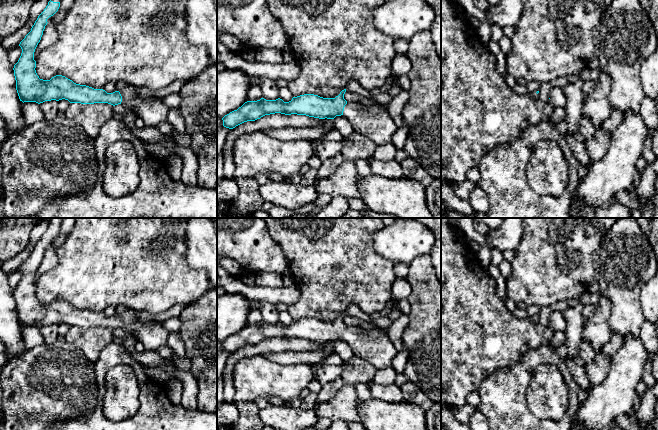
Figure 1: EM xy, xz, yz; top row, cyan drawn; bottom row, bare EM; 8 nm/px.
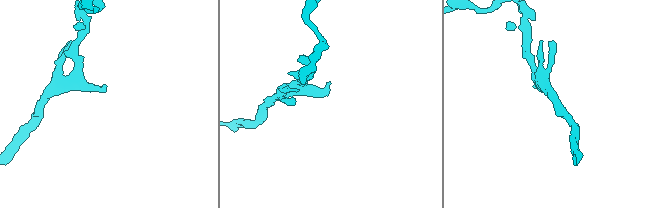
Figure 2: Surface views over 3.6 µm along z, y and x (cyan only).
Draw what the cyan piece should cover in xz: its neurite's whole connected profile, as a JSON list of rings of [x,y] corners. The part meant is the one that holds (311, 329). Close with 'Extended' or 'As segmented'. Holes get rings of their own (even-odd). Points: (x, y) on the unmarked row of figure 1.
[[[346,313],[342,314],[335,322],[304,318],[293,321],[289,326],[284,326],[280,322],[247,325],[222,342],[223,350],[233,353],[244,346],[255,345],[275,337],[306,339],[319,343],[334,343],[343,339],[350,345],[354,356],[365,360],[377,370],[391,367],[392,360],[398,352],[383,329],[347,326],[344,323],[345,316]]]. Extended

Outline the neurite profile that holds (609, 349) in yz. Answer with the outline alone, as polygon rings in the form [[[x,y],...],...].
[[[611,331],[610,341],[605,344],[598,353],[606,356],[610,361],[612,356],[616,353],[616,351],[621,347],[622,337],[616,333]]]

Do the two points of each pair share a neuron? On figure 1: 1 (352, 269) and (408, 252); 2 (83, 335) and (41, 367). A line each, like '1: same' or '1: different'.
1: different
2: different

